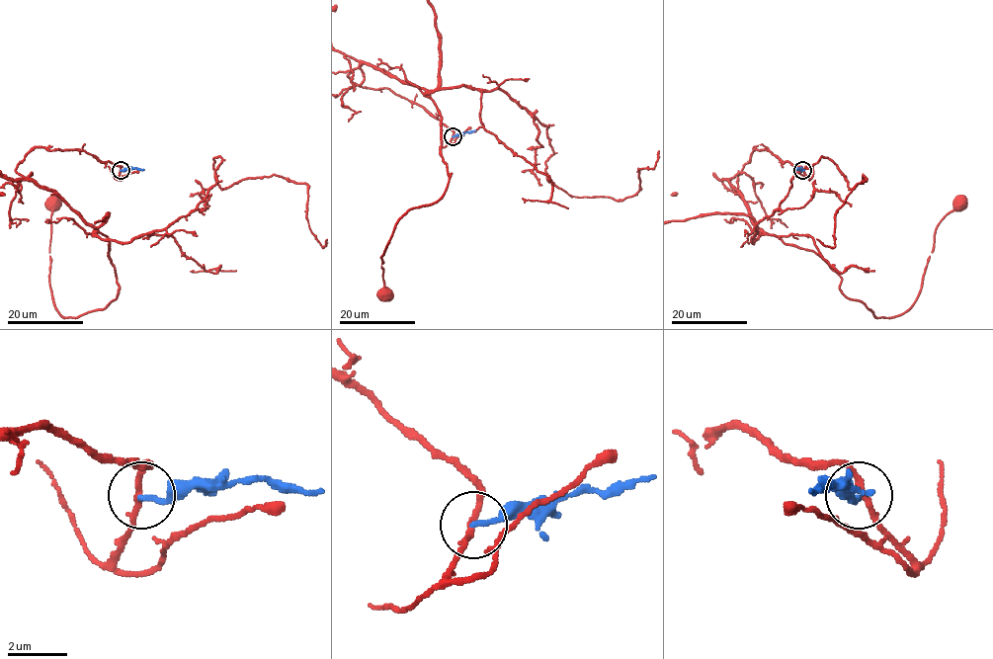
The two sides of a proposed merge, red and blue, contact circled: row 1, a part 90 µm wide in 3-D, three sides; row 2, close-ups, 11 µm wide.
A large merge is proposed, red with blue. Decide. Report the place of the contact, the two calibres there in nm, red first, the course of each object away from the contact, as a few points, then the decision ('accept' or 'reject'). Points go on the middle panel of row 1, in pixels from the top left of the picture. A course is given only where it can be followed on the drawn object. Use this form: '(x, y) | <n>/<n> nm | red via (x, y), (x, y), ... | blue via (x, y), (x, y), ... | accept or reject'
(453, 136) | 180/160 nm | red via (453, 136), (347, 76), (369, 63), (423, 88), (451, 174), (396, 224), (384, 293) | blue via (453, 136), (475, 130) | reject

